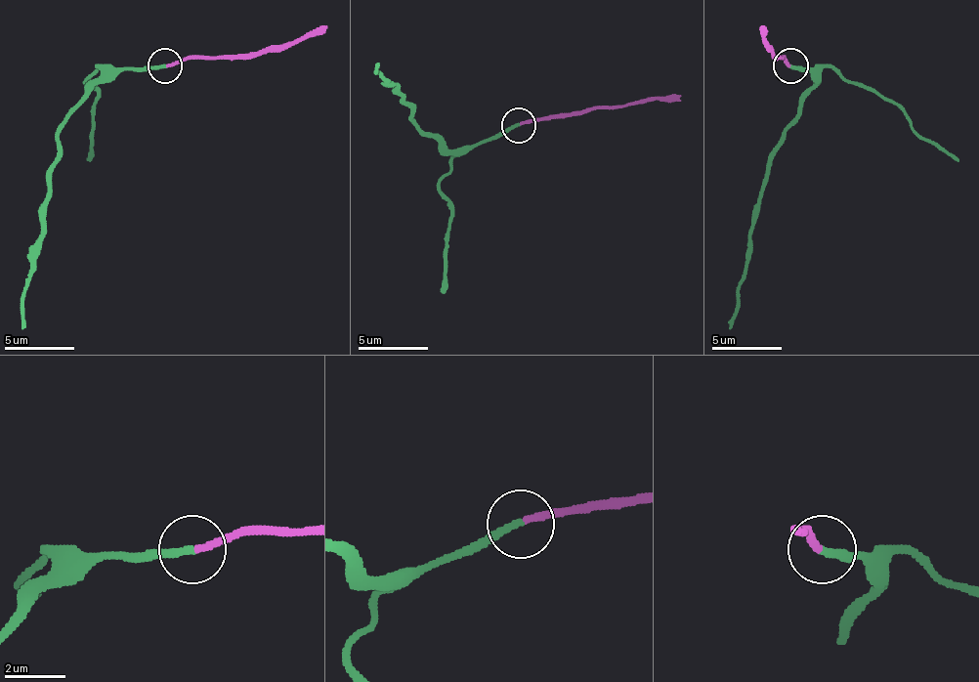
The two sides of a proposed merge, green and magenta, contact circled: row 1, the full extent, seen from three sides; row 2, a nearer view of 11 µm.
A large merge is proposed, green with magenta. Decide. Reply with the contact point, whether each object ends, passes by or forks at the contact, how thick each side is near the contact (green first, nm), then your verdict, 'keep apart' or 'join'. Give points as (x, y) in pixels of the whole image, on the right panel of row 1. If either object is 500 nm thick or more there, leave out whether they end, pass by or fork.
(790, 65) | green ends | magenta ends | 240/240 nm | join

